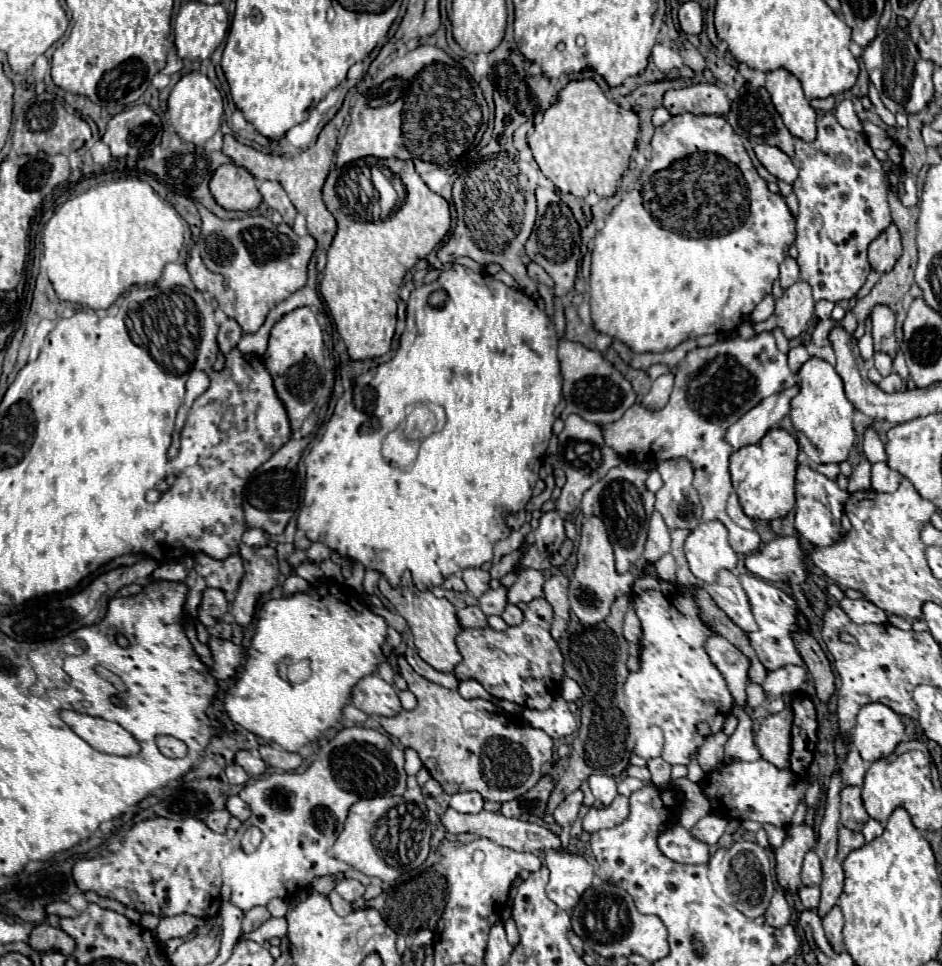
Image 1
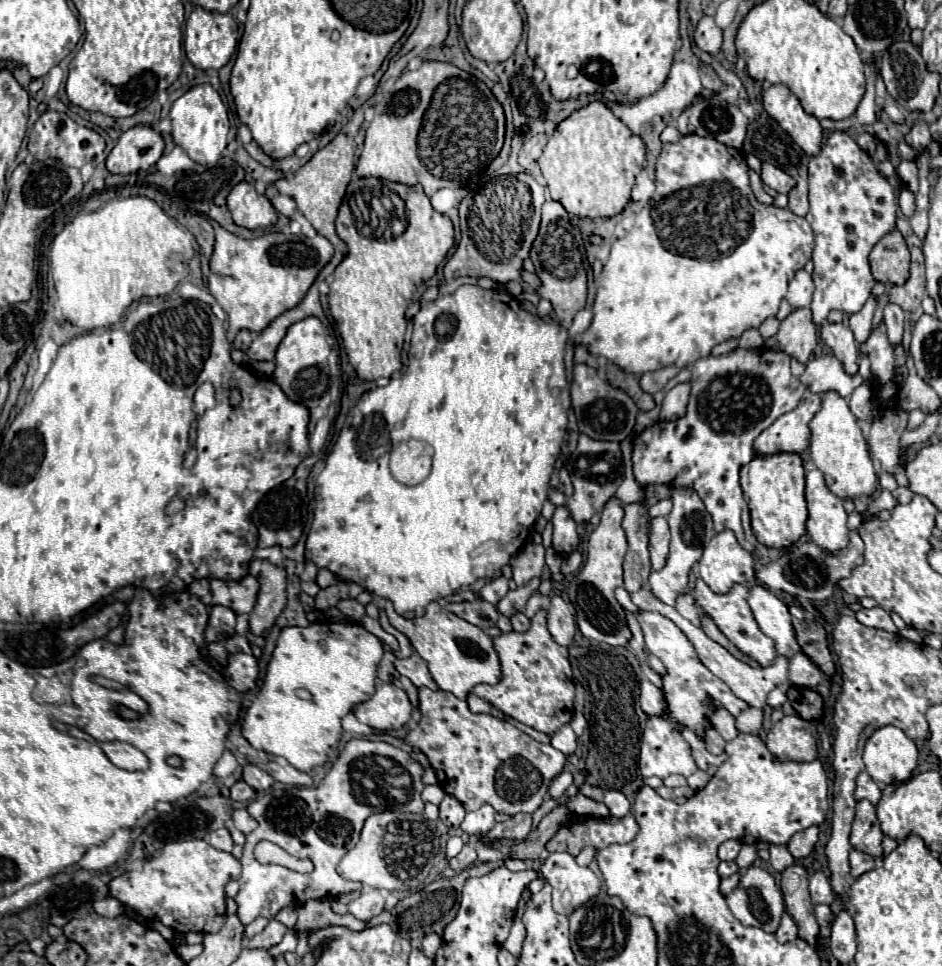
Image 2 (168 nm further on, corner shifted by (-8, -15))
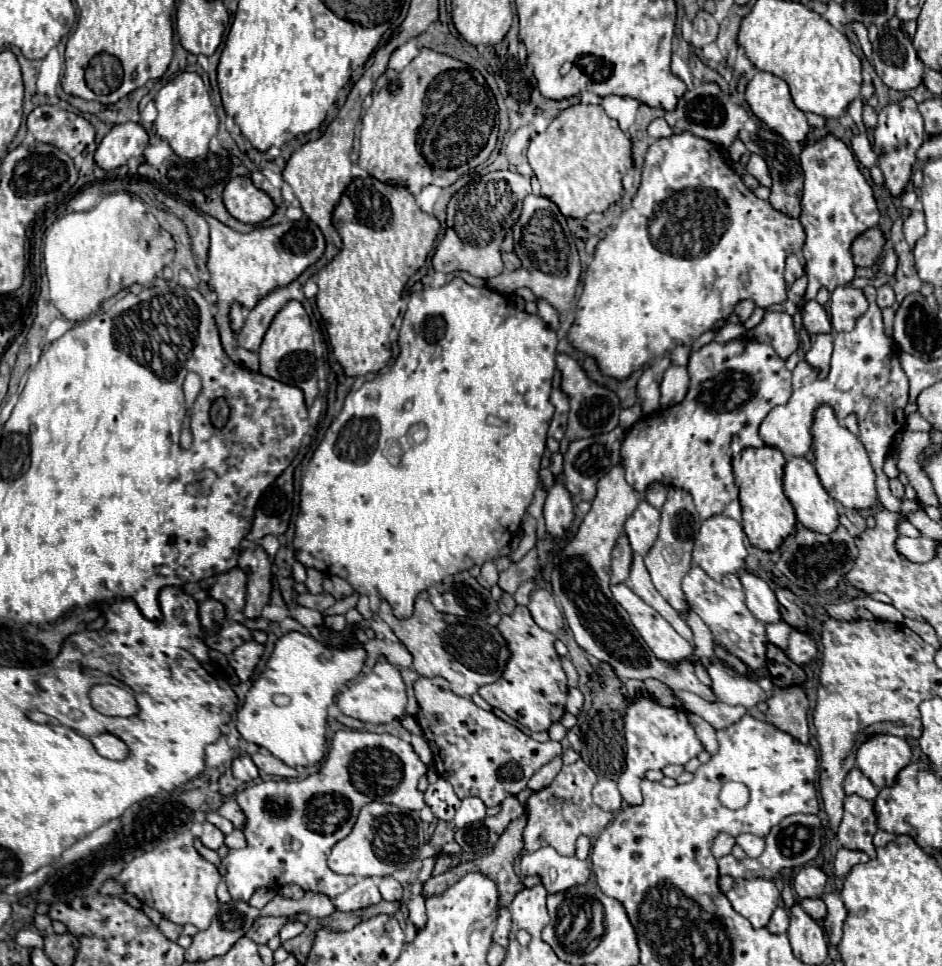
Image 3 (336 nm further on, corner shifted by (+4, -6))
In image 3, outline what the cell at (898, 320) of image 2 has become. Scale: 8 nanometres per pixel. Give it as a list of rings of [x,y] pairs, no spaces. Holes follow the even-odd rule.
[[[888,283],[880,285],[878,287],[878,307],[886,309],[886,307],[892,307],[892,303],[894,303],[894,291],[892,291],[892,287]]]

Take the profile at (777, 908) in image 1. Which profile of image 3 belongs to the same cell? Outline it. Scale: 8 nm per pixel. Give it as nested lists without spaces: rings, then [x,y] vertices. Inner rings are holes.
[[[778,907],[778,909],[774,909],[772,919],[770,919],[770,923],[768,923],[766,929],[768,929],[770,933],[786,933],[786,929],[788,929],[788,921],[790,921],[788,911],[782,909],[782,907]]]

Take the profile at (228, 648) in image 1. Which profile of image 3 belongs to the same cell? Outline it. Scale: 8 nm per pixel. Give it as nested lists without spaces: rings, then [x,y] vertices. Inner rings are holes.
[[[248,641],[240,647],[236,647],[230,655],[228,655],[228,663],[232,665],[232,669],[236,671],[238,679],[240,681],[248,681],[258,659],[262,655],[262,645],[254,643],[254,641]]]

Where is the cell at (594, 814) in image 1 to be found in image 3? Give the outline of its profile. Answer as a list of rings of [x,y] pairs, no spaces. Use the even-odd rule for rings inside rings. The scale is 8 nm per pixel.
[[[582,759],[572,765],[562,765],[554,781],[528,799],[528,825],[524,829],[524,849],[538,851],[540,847],[550,845],[560,855],[574,855],[576,839],[580,835],[594,839],[612,821],[612,813],[600,809],[592,801],[590,791],[597,781],[596,773]]]

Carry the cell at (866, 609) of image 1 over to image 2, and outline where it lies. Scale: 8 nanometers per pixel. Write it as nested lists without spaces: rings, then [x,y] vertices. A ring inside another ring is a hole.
[[[880,606],[870,608],[870,610],[864,610],[864,608],[862,608],[860,612],[856,612],[856,618],[858,618],[858,622],[862,622],[864,626],[880,628],[880,630],[886,630],[886,632],[892,632],[892,634],[898,632],[898,628],[896,628],[896,624],[892,622],[890,614],[888,614],[884,608],[880,608]]]

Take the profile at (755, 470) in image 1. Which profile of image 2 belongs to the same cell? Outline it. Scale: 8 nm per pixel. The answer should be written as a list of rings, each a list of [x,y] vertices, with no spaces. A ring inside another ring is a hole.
[[[758,454],[750,464],[740,470],[740,484],[750,504],[752,532],[756,540],[768,548],[788,548],[802,534],[806,534],[806,500],[804,500],[804,468],[798,454]]]

